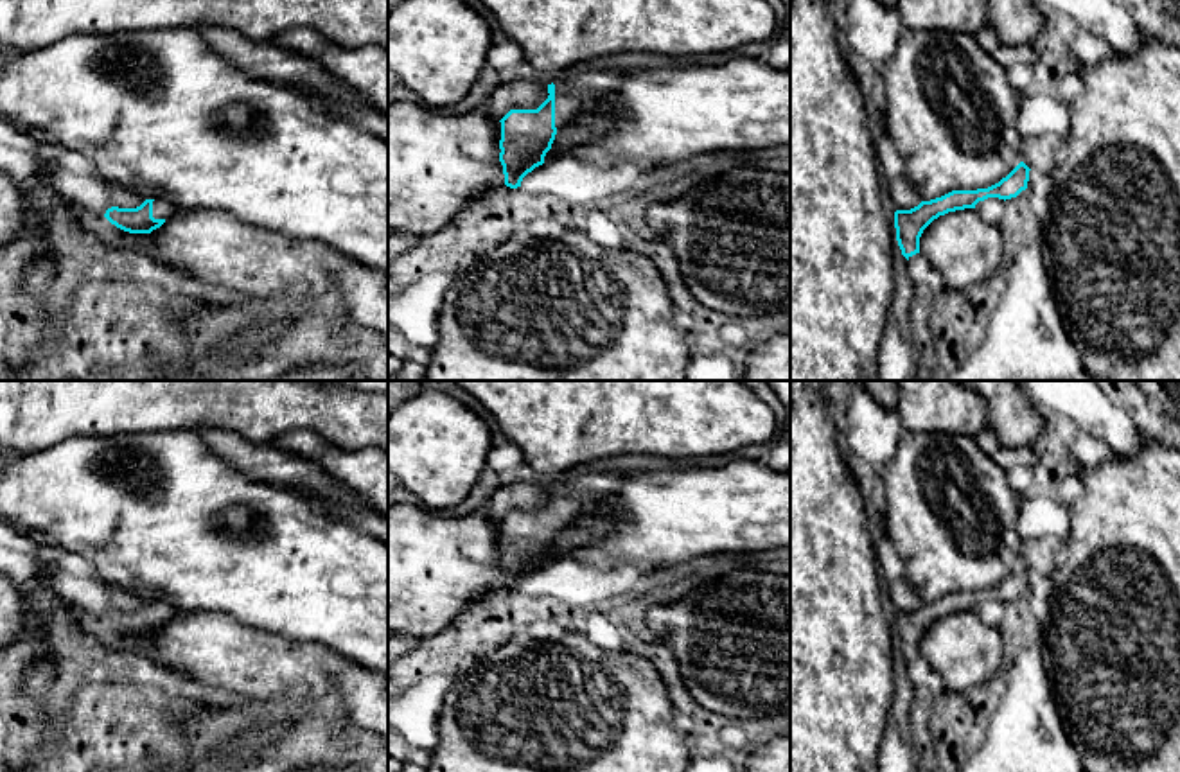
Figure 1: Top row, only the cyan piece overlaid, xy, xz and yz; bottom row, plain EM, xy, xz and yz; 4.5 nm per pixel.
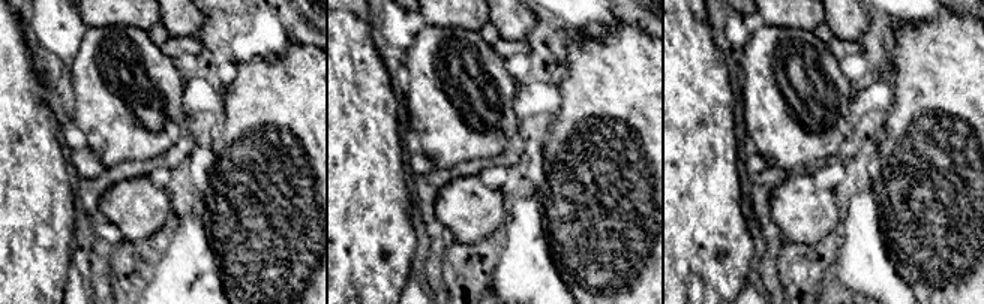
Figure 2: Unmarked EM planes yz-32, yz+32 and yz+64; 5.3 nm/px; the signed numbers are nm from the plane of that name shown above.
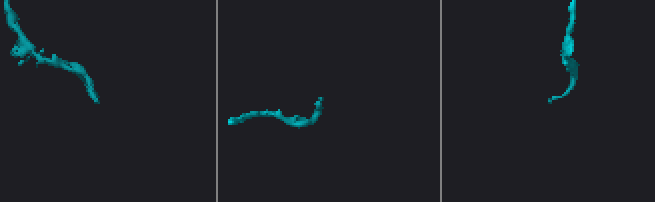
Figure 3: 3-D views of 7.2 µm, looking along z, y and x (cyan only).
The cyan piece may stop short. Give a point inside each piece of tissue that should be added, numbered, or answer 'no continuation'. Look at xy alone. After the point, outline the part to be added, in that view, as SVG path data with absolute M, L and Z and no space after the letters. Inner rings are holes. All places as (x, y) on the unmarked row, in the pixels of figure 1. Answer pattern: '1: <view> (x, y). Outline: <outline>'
1: xy (160, 609). Outline: M154 601L153 603L153 619L154 621L171 621L178 614L176 609L167 605L165 601Z

